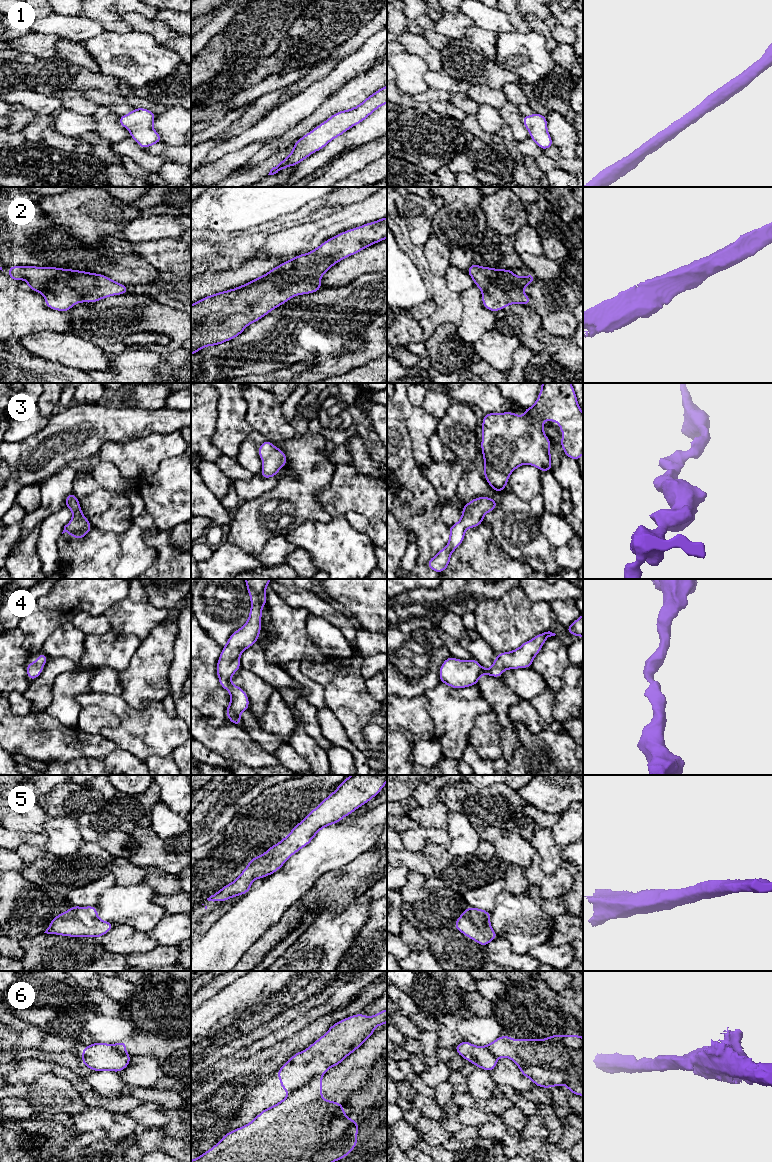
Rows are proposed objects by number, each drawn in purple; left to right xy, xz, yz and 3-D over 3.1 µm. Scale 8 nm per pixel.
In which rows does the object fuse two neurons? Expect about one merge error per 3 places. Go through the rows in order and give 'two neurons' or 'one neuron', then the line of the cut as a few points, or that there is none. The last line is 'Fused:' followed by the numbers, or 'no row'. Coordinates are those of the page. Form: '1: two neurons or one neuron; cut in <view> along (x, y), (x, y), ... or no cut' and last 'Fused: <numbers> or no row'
1: one neuron; no cut
2: one neuron; no cut
3: one neuron; no cut
4: one neuron; no cut
5: one neuron; no cut
6: two neurons; cut in xz along (321, 1074), (314, 1075), (305, 1084), (289, 1093)
Fused: 6

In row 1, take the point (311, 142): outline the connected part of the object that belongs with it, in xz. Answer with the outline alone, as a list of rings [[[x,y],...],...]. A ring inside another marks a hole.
[[[387,85],[374,92],[358,106],[333,114],[311,132],[297,140],[292,152],[273,167],[268,175],[274,175],[287,167],[298,165],[312,153],[323,149],[331,140],[364,121],[385,103],[387,103]]]

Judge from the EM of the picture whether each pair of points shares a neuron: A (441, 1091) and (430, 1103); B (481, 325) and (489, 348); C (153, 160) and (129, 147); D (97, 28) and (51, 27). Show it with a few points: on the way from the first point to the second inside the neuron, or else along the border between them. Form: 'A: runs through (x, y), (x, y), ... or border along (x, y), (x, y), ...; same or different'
A: border along (433, 1097), (449, 1114); different
B: border along (494, 327), (480, 338); different
C: runs through (147, 160), (135, 152); same
D: runs through (86, 28), (62, 27); same

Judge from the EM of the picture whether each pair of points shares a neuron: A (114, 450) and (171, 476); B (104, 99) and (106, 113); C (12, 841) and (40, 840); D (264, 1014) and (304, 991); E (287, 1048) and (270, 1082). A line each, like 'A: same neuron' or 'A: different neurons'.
A: different neurons
B: different neurons
C: same neuron
D: same neuron
E: different neurons

